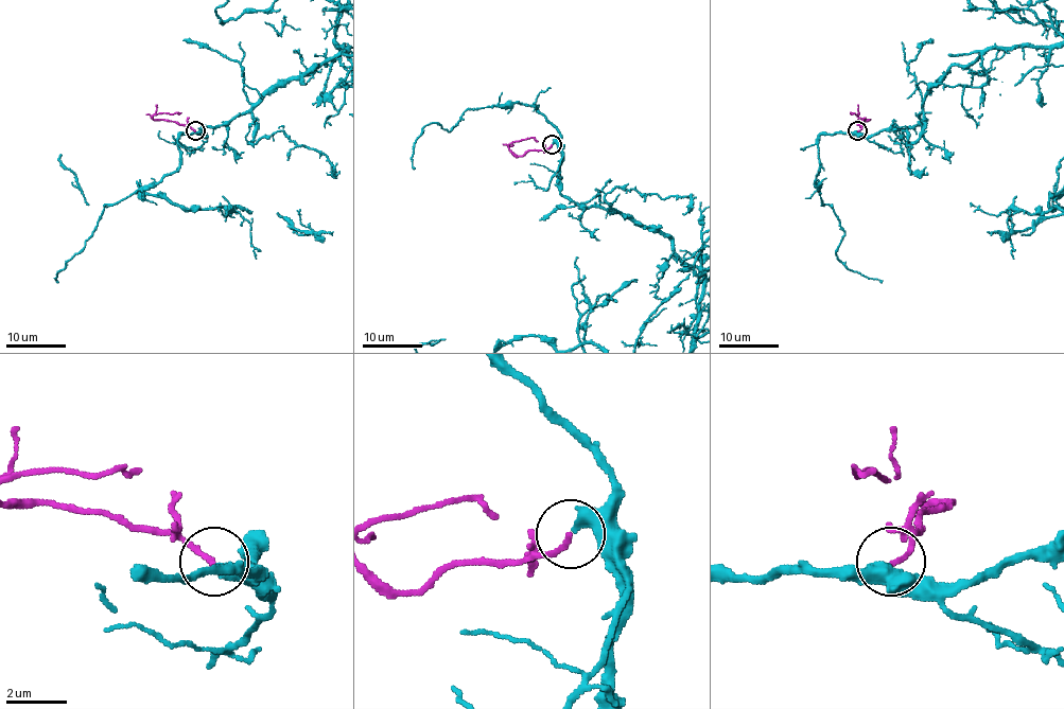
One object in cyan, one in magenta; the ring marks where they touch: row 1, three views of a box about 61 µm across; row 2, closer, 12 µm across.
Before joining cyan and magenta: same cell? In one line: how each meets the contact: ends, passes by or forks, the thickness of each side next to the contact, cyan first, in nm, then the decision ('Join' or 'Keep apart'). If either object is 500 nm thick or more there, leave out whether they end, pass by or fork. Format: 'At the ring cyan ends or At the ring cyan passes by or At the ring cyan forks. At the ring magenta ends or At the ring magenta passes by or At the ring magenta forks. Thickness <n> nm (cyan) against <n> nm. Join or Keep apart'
At the ring cyan ends. At the ring magenta ends. Thickness 400 nm (cyan) against 170 nm. Join

